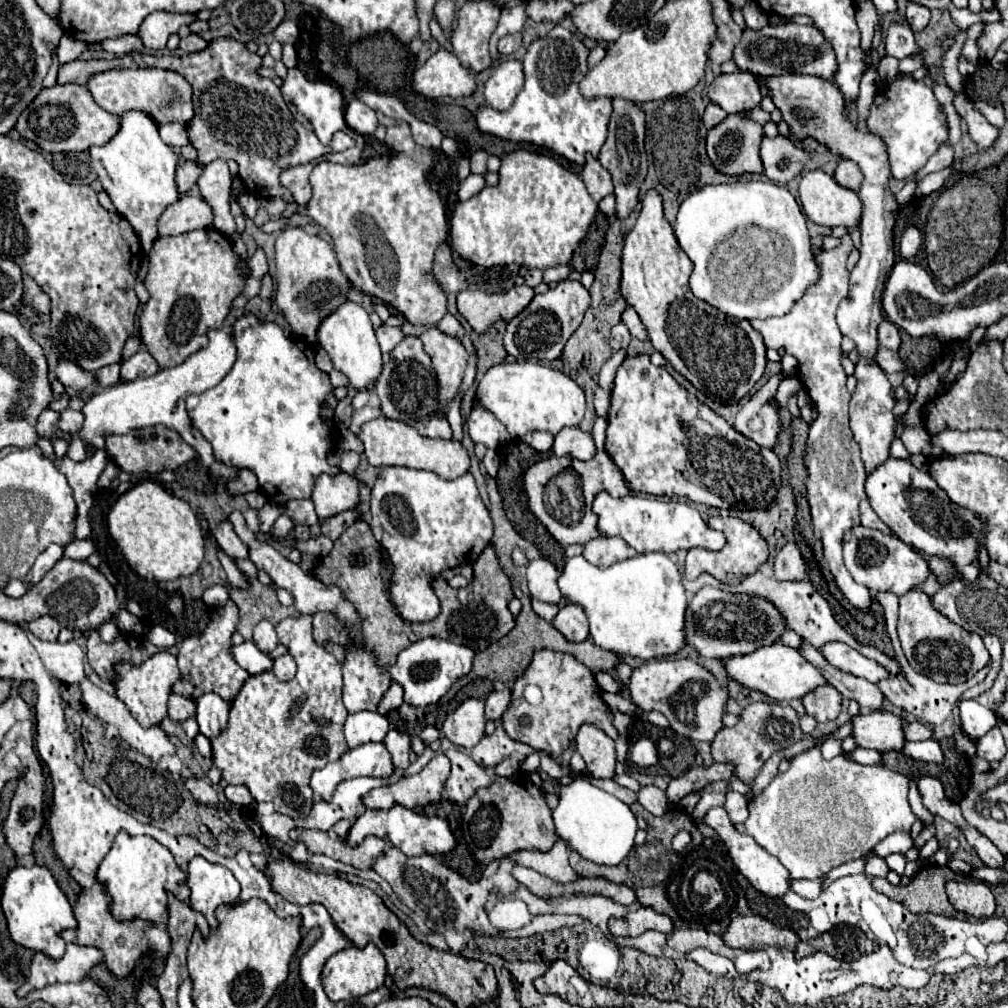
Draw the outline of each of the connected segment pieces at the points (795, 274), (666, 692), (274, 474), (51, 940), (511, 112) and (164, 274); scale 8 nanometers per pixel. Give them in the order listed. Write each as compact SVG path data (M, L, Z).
M745 180L733 184L705 184L681 202L673 228L679 246L695 264L689 278L691 292L695 298L713 304L727 316L739 320L781 316L789 312L789 308L805 294L805 288L817 280L817 264L811 252L805 214L795 196L775 182Z
M649 660L633 670L629 690L633 702L641 710L657 710L665 714L671 728L679 736L699 742L713 742L717 732L723 730L723 716L729 700L729 690L697 660Z
M253 314L237 320L233 326L237 340L237 362L229 376L203 394L191 394L187 398L187 412L195 428L201 430L205 440L213 446L215 460L235 466L249 468L255 472L261 490L265 490L275 504L287 504L289 500L309 498L315 478L321 474L339 474L337 466L327 462L327 454L335 448L333 426L321 418L321 408L327 404L331 410L337 406L329 376L315 366L313 348L303 340L285 336L283 328L273 322L259 322Z
M35 864L31 868L25 868L25 866L13 868L5 880L1 906L5 912L13 942L25 948L31 948L35 952L45 952L55 960L65 954L65 940L59 934L67 928L75 928L77 920L73 916L73 908L67 896L57 886L53 874L45 866Z
M557 24L545 38L533 40L527 48L523 58L525 86L511 108L499 112L489 104L481 104L475 112L477 128L509 142L531 142L545 146L577 164L583 164L585 152L597 156L607 138L613 102L611 98L587 100L579 94L579 82L589 72L587 56L589 48L581 42L581 38Z
M201 228L193 232L185 232L181 236L157 238L147 252L149 274L145 278L145 288L149 292L149 302L141 314L141 338L143 346L151 352L151 356L161 364L161 368L171 368L173 364L181 364L185 356L197 352L207 344L205 332L209 328L221 328L231 300L241 294L245 286L245 276L237 268L237 258L233 254L231 240L219 234L215 228Z

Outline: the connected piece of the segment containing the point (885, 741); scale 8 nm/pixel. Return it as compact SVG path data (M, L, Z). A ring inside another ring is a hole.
M871 712L853 718L853 736L861 748L891 752L901 750L907 744L905 726L907 720L891 712Z

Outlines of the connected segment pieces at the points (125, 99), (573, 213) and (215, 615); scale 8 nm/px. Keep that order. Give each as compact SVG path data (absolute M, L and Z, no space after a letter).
M147 68L147 70L107 70L99 72L87 78L85 82L87 90L91 92L93 100L111 114L121 114L127 110L141 110L155 116L157 126L179 122L187 124L193 118L193 90L189 88L189 82L171 70L159 70L159 68Z
M515 150L501 156L497 186L485 186L473 198L457 204L449 220L449 244L461 258L485 268L519 264L525 268L547 270L571 260L575 248L585 238L591 222L595 220L595 214L597 204L585 192L585 184L577 174L563 168L555 158L529 150Z
M227 600L227 604L223 608L218 608L211 613L207 628L199 636L189 636L189 638L197 638L191 646L187 646L187 638L179 640L179 644L173 646L173 654L177 656L179 668L181 668L181 680L173 686L175 694L197 700L197 696L201 696L201 692L215 692L227 702L231 702L237 696L237 692L249 678L249 672L243 670L241 666L237 666L237 662L233 660L233 656L229 652L231 634L237 628L237 620L239 620L237 606L231 600Z

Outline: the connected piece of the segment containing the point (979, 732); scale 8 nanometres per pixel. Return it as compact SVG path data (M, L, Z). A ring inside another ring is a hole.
M959 700L959 716L963 722L963 730L973 736L973 738L981 738L985 736L985 732L989 732L989 728L997 726L997 716L981 706L977 700Z

